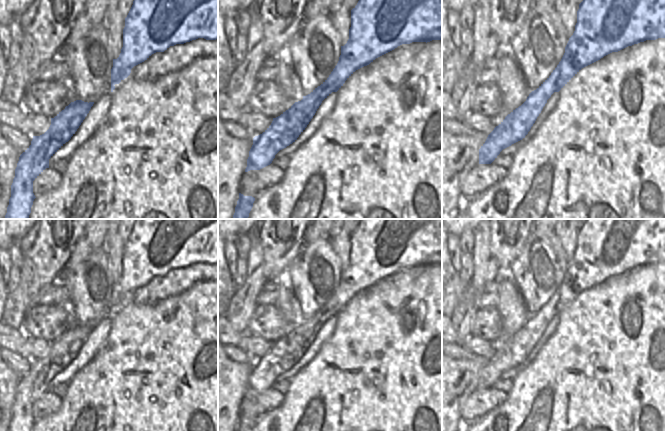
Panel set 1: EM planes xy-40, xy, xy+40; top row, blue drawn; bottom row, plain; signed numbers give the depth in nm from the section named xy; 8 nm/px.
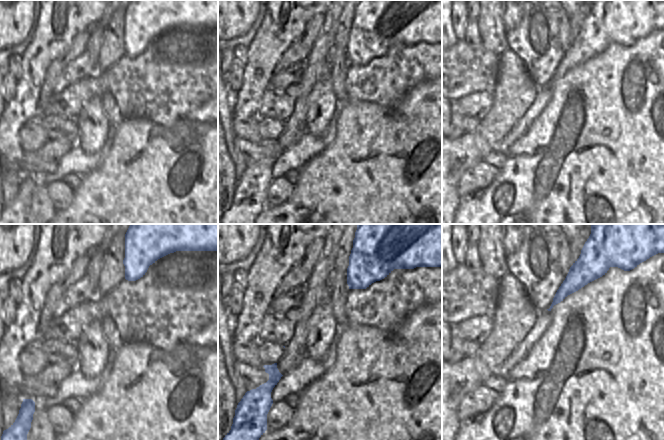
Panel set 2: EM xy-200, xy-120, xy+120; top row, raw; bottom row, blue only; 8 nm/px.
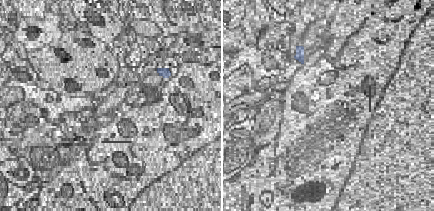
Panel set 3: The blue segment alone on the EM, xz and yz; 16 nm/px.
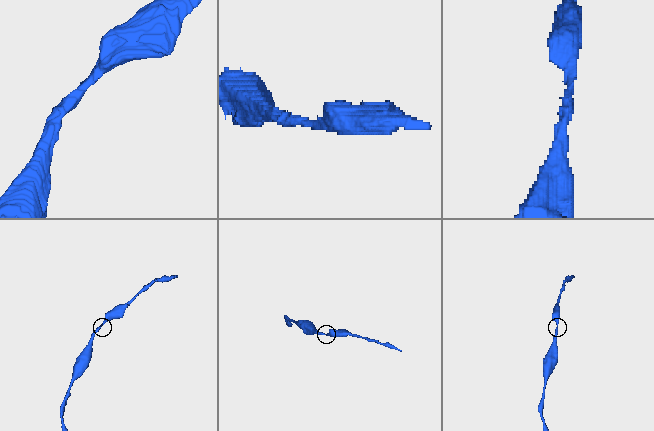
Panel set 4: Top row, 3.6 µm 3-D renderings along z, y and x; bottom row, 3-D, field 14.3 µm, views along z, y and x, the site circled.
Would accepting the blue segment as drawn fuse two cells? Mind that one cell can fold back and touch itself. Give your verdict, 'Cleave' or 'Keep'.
Keep.

